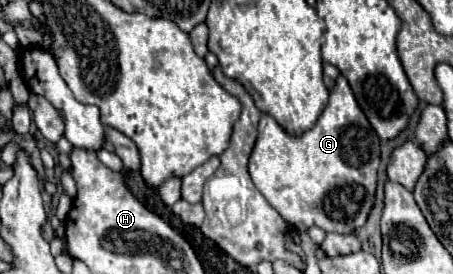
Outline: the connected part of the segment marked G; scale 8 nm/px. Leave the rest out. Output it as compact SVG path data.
M340 74L316 124L300 136L288 134L270 114L262 114L248 172L262 196L298 232L318 226L326 232L356 232L368 218L376 192L380 140Z

